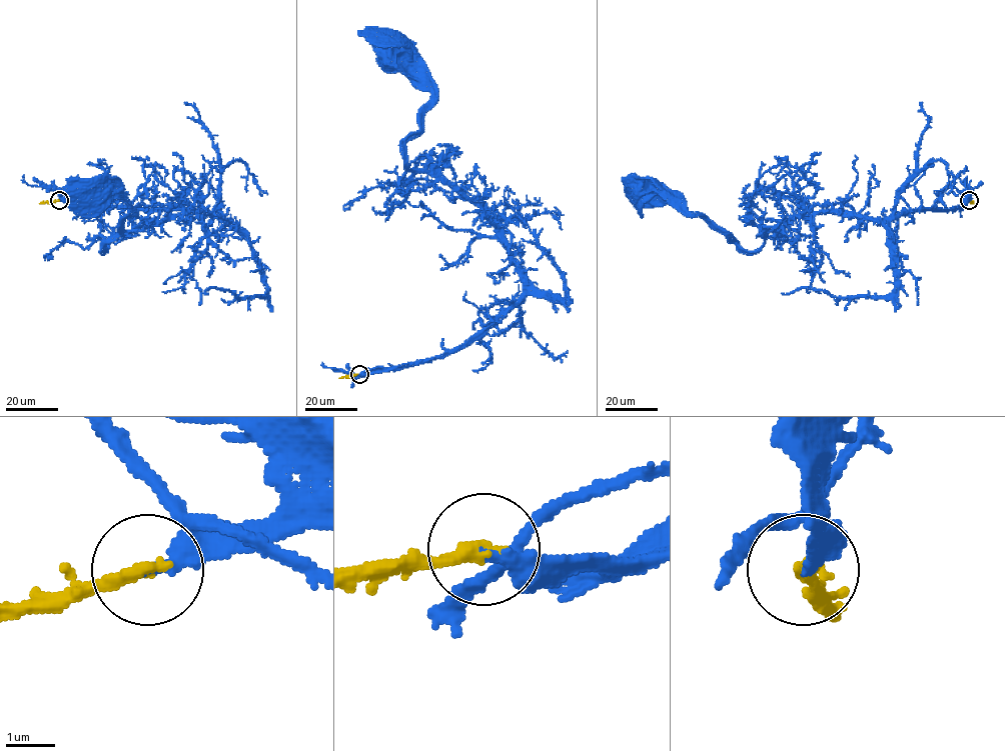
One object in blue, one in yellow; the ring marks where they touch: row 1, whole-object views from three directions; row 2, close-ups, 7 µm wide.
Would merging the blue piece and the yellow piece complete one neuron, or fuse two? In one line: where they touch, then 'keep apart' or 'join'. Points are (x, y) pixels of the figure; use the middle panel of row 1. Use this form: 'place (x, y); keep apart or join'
place (359, 374); join

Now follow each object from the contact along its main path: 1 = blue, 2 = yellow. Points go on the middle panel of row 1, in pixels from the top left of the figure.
1: (359, 373), (459, 350), (523, 288), (500, 228), (409, 168), (404, 140), (419, 129), (431, 86), (392, 44)
2: (359, 373), (339, 378)

